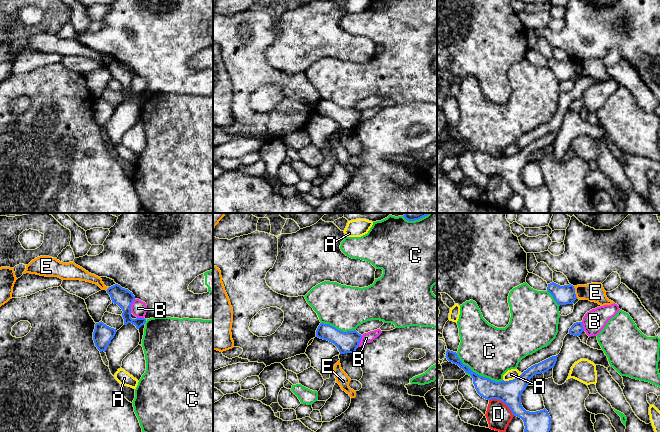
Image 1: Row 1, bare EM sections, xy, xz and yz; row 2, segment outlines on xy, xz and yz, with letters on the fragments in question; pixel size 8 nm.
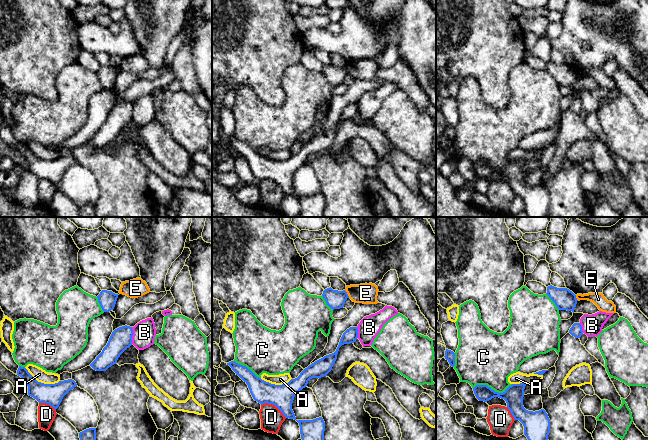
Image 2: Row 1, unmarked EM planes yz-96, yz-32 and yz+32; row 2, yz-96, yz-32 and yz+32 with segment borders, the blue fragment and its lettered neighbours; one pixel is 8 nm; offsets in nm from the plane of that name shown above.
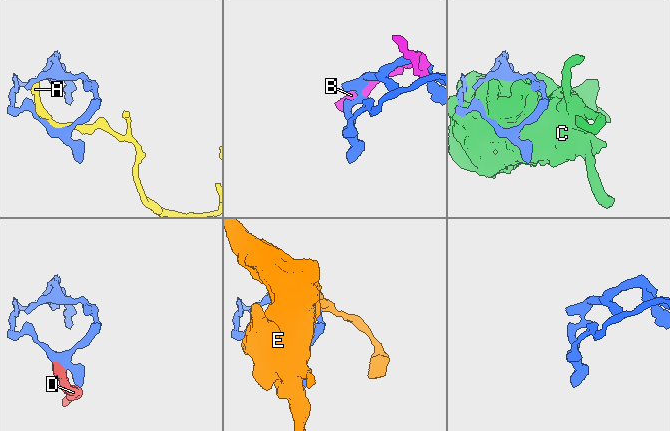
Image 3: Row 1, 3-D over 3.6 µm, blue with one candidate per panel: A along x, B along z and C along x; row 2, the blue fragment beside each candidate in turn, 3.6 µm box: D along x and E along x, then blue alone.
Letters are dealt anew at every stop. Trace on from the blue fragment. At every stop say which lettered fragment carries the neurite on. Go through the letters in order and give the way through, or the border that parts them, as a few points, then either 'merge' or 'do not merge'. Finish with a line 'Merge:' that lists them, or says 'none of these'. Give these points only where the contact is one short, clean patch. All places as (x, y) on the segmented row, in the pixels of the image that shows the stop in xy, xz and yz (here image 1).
A: do not merge
B: do not merge
C: do not merge
D: along yz (489, 399), (501, 400), (514, 415) | do not merge
E: along yz (573, 286), (577, 297) | do not merge
Merge: none of these

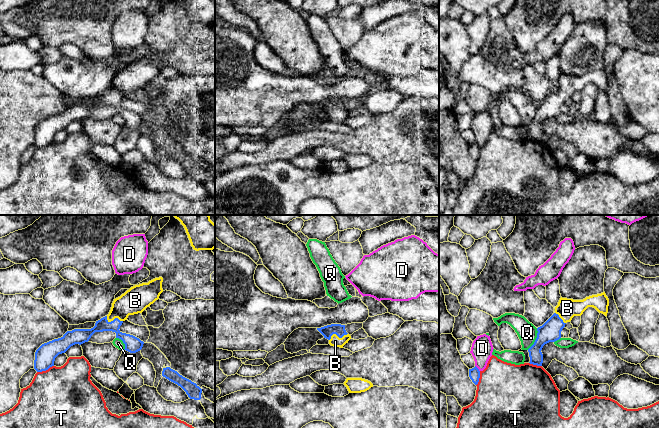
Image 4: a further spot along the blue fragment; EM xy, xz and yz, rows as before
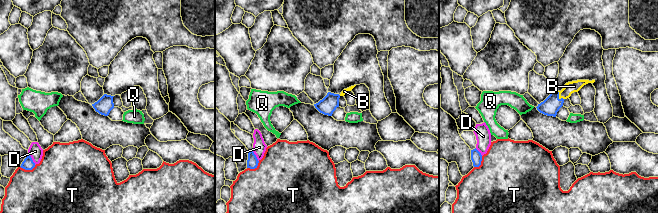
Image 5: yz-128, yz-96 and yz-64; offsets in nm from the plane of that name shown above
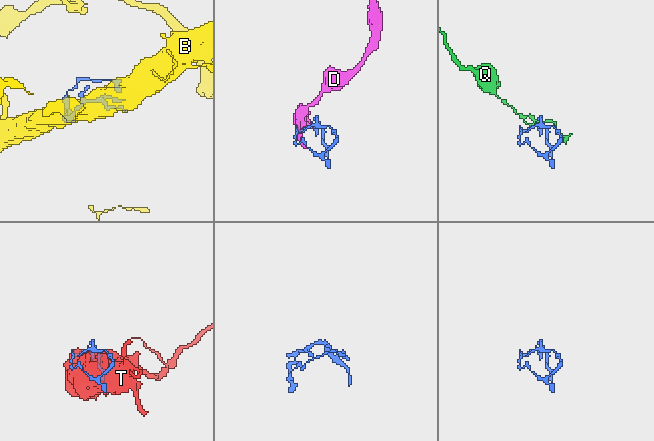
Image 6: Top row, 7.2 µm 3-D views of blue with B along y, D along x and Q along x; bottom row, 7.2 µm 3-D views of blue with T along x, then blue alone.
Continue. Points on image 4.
B: across xz (327, 331), (337, 335), (335, 341) | merge
D: do not merge
Q: do not merge
T: do not merge
Merge: B

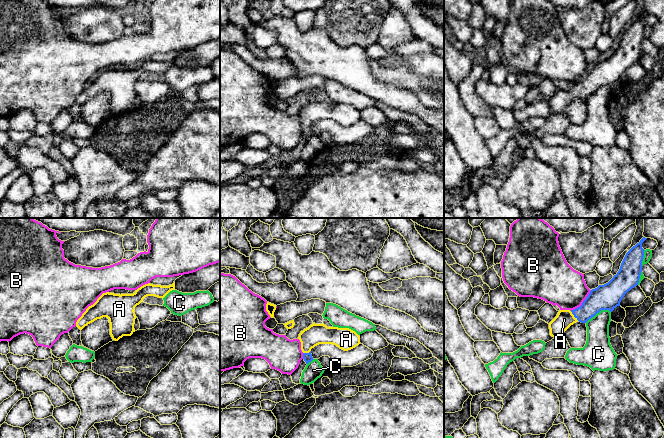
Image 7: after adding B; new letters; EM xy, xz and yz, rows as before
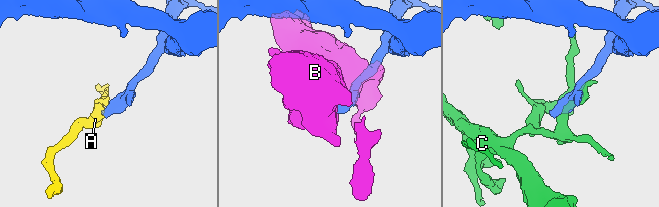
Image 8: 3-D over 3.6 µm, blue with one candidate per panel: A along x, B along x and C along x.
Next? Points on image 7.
A: across yz (599, 298), (585, 312), (574, 316), (564, 319) | merge
B: do not merge
C: do not merge
Merge: A

